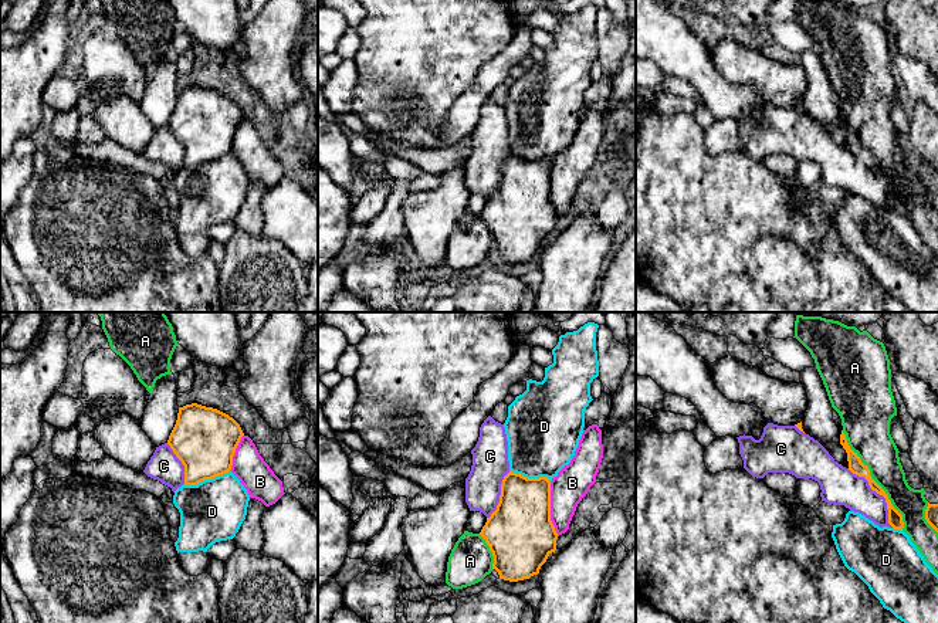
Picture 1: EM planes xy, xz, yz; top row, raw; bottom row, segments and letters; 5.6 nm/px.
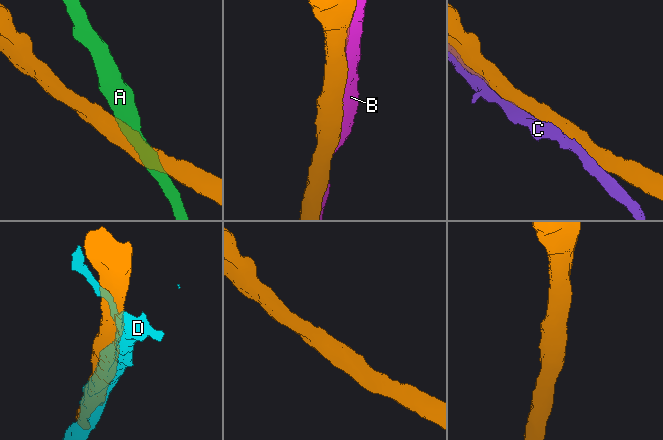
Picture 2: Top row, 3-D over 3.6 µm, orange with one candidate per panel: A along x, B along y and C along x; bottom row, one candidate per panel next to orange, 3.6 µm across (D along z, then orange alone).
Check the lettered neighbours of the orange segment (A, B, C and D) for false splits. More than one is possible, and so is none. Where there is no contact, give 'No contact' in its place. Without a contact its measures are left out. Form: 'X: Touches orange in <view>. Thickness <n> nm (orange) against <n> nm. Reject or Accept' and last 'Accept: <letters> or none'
A: Touches orange in yz. Thickness 80 nm (orange) against 240 nm. Reject
B: Touches orange in xz. Thickness 380 nm (orange) against 200 nm. Reject
C: Touches orange in yz. Thickness 80 nm (orange) against 220 nm. Reject
D: Touches orange in xy. Thickness 360 nm (orange) against 340 nm. Reject
Accept: none

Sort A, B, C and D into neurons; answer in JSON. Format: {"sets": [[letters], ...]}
{"sets": [["A"], ["B"], ["C"], ["D"]]}

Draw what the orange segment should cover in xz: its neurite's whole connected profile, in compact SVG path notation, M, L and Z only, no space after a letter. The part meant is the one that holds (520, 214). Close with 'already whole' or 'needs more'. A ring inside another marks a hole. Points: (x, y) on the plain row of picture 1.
M509 153L502 162L497 192L487 200L480 217L492 234L492 251L498 254L500 261L518 264L538 257L548 238L556 233L558 221L551 203L549 160L526 160Z; already whole

